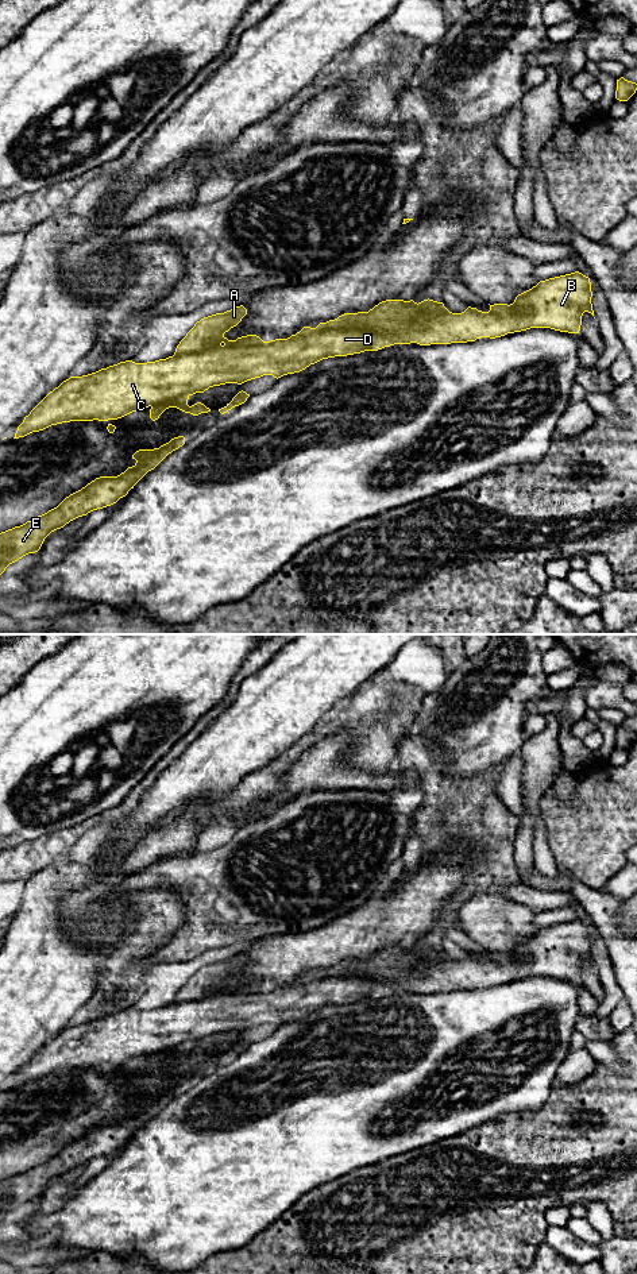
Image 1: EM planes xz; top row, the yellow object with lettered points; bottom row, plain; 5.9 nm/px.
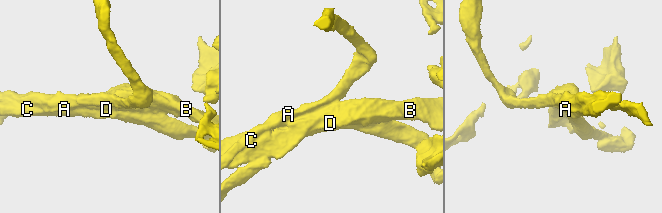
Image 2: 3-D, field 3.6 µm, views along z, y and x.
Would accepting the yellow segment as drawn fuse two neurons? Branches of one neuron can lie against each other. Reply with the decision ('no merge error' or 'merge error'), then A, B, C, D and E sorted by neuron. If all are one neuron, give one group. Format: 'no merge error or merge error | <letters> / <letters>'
no merge error | A B C D E

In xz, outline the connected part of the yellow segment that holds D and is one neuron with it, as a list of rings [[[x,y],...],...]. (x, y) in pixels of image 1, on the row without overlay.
[[[575,919],[540,929],[532,937],[518,942],[513,951],[494,951],[490,953],[489,960],[468,954],[462,961],[452,961],[443,950],[429,946],[418,951],[413,947],[386,947],[368,960],[344,961],[335,968],[320,970],[316,976],[304,974],[287,987],[263,989],[256,982],[247,982],[228,988],[224,981],[236,974],[247,962],[247,957],[240,953],[197,969],[179,989],[173,1004],[147,1011],[126,1008],[88,1023],[70,1024],[24,1065],[13,1086],[62,1070],[117,1068],[148,1054],[153,1069],[169,1055],[198,1063],[211,1057],[201,1050],[189,1054],[188,1047],[209,1035],[225,1031],[242,1032],[263,1023],[273,1023],[278,1027],[300,1020],[323,1007],[378,999],[394,992],[467,991],[480,985],[495,987],[530,976],[579,981],[583,961],[588,960],[594,964],[591,945],[590,926]]]

